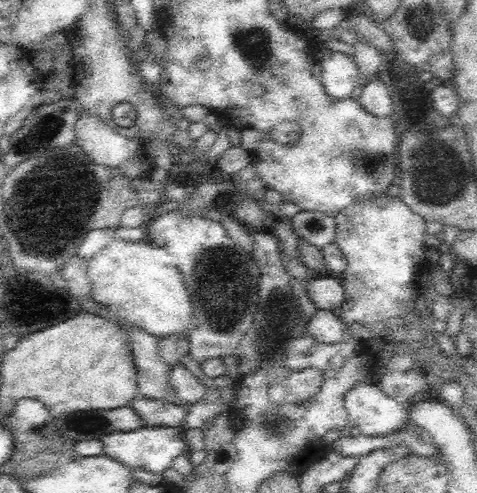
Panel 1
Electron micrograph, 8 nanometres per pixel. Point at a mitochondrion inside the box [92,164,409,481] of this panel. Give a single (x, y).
(211, 256)

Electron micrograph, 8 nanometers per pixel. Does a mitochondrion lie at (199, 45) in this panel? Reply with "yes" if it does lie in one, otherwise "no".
no

